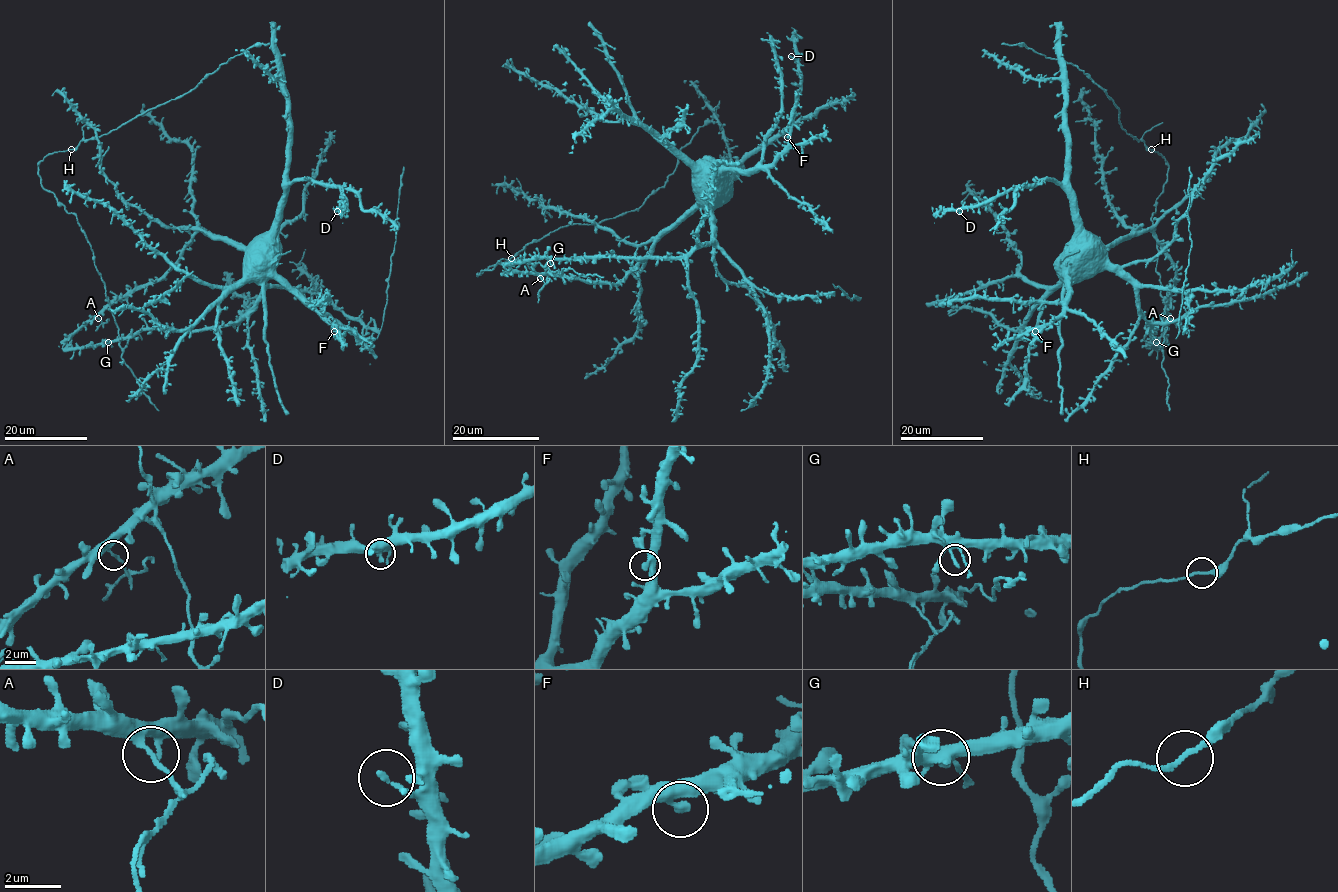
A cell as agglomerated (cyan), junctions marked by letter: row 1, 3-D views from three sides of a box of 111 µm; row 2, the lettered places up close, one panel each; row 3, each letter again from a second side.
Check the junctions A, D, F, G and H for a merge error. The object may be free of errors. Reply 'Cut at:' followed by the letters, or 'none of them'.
Cut at: A

